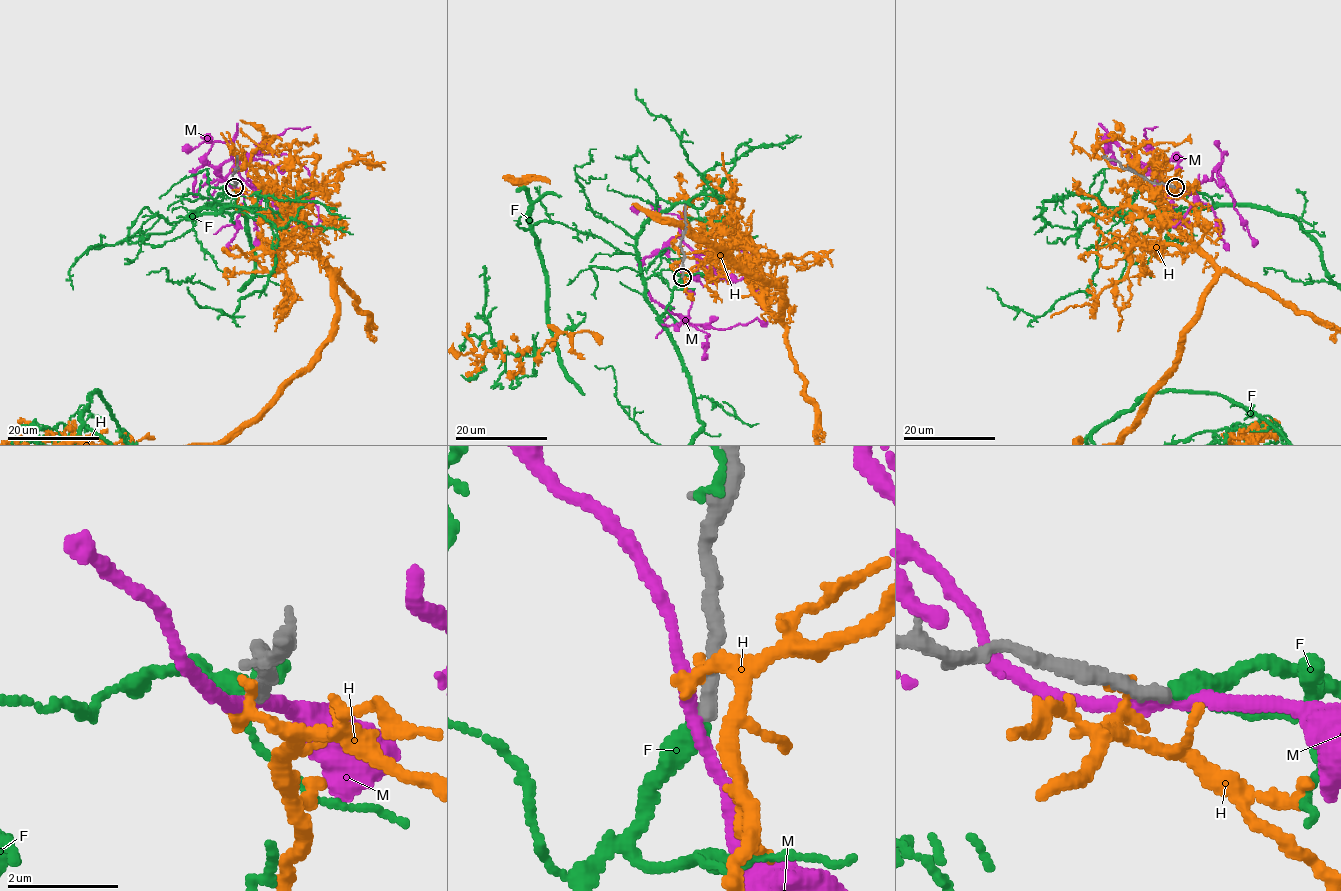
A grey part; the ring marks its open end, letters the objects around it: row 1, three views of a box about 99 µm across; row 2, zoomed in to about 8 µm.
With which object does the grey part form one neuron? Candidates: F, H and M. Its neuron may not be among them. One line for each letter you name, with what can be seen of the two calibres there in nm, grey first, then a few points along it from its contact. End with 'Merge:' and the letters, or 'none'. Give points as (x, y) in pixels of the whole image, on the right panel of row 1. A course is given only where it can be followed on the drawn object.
F: 280/420 nm
Merge: F

